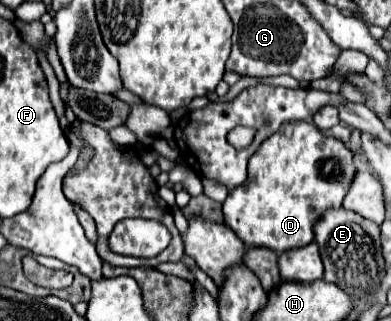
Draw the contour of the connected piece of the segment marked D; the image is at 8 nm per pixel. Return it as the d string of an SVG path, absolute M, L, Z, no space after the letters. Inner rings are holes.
M305 121L287 123L251 155L249 179L223 203L223 223L247 247L267 247L275 253L299 249L313 241L313 225L323 211L341 207L353 175L353 153L341 141ZM285 129L291 129L291 137Z

